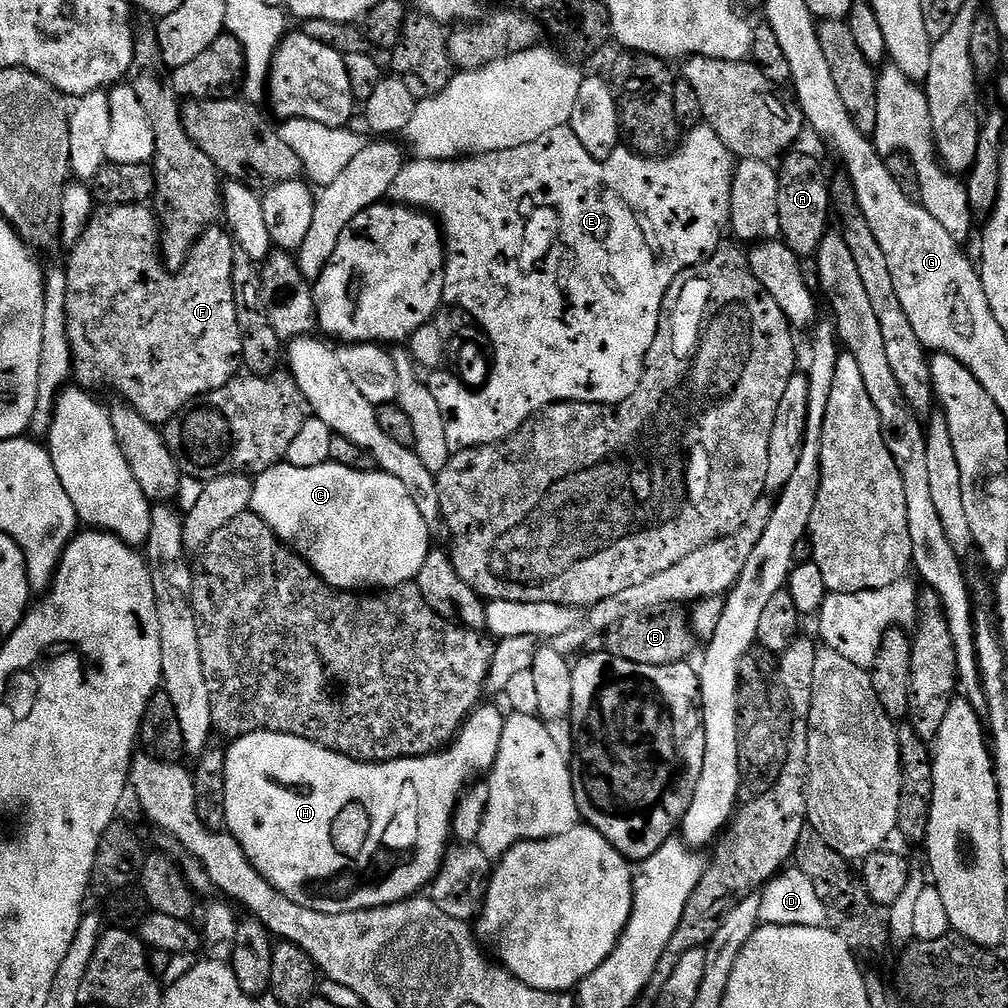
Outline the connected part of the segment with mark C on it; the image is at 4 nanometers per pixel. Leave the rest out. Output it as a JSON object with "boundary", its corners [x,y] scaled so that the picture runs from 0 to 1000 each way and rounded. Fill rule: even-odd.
{"boundary":[[[279,458],[270,464],[265,464],[264,467],[253,473],[250,481],[249,507],[259,512],[264,518],[264,522],[268,522],[268,526],[272,526],[272,530],[280,539],[286,541],[291,548],[296,549],[327,582],[334,585],[388,585],[396,583],[399,579],[412,576],[415,565],[419,565],[419,558],[423,558],[427,547],[427,541],[425,541],[427,529],[419,510],[415,510],[415,502],[411,502],[411,494],[407,494],[407,486],[403,486],[403,482],[399,482],[399,478],[395,478],[395,474],[376,466],[356,468],[328,458],[311,464],[301,464]]]}

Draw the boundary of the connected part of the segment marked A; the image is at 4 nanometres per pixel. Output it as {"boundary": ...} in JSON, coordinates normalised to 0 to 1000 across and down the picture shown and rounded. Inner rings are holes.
{"boundary":[[[786,149],[773,160],[772,216],[774,234],[791,256],[809,255],[810,246],[818,230],[822,229],[821,210],[825,206],[825,191],[822,176],[817,176],[817,167],[806,155]]]}

